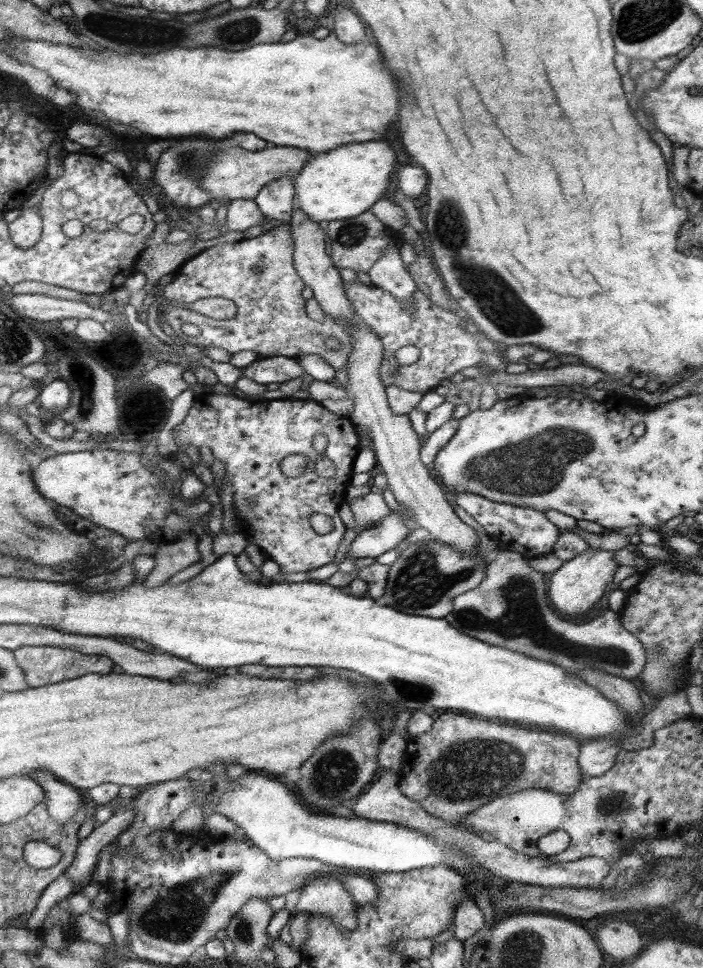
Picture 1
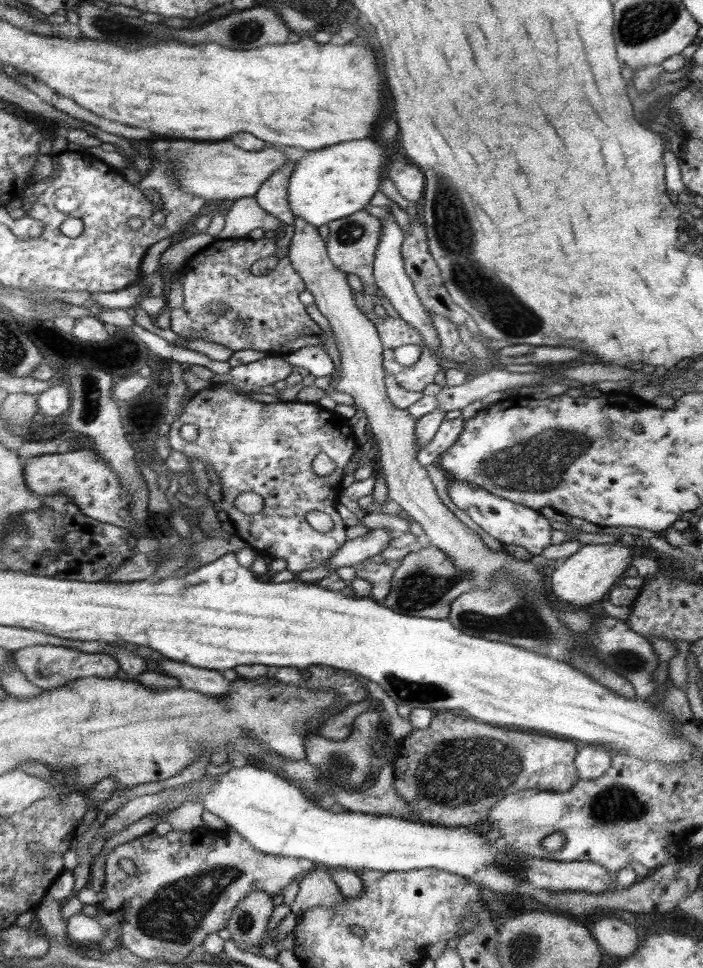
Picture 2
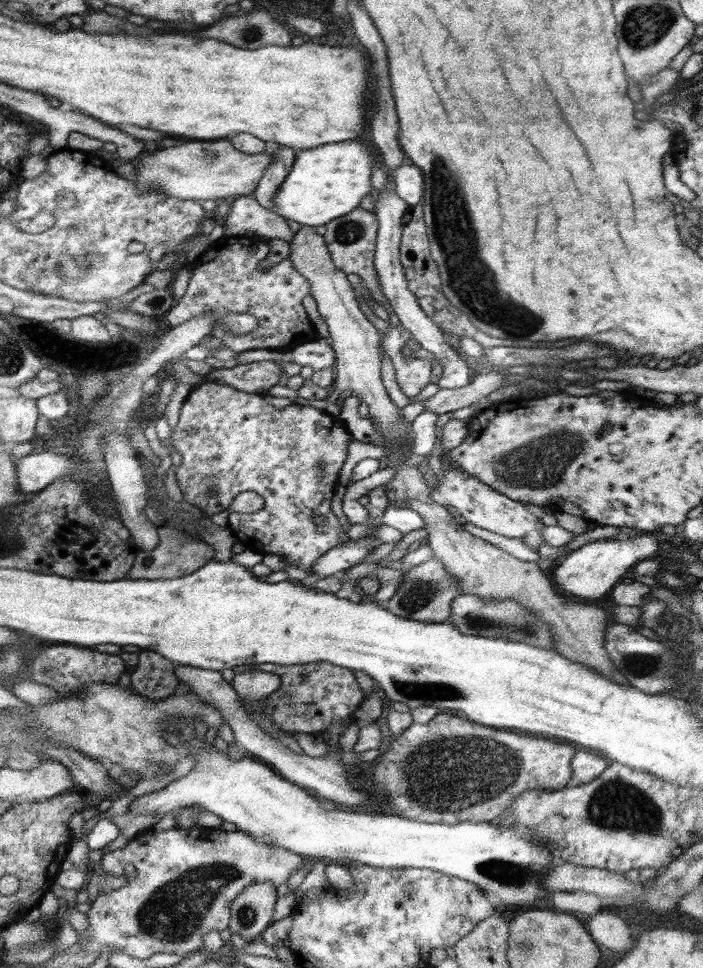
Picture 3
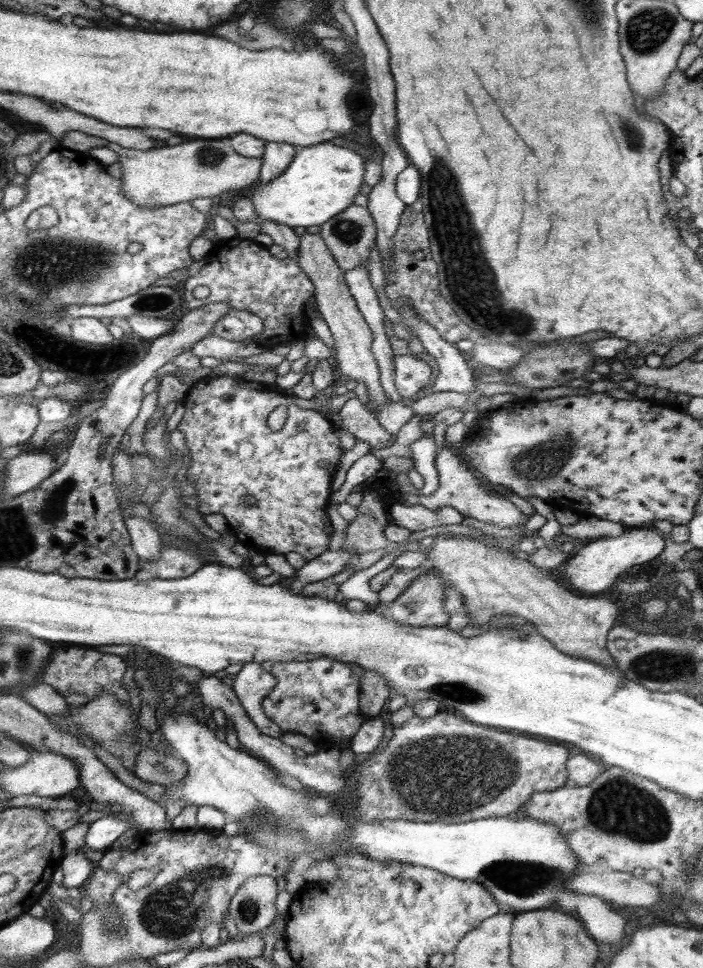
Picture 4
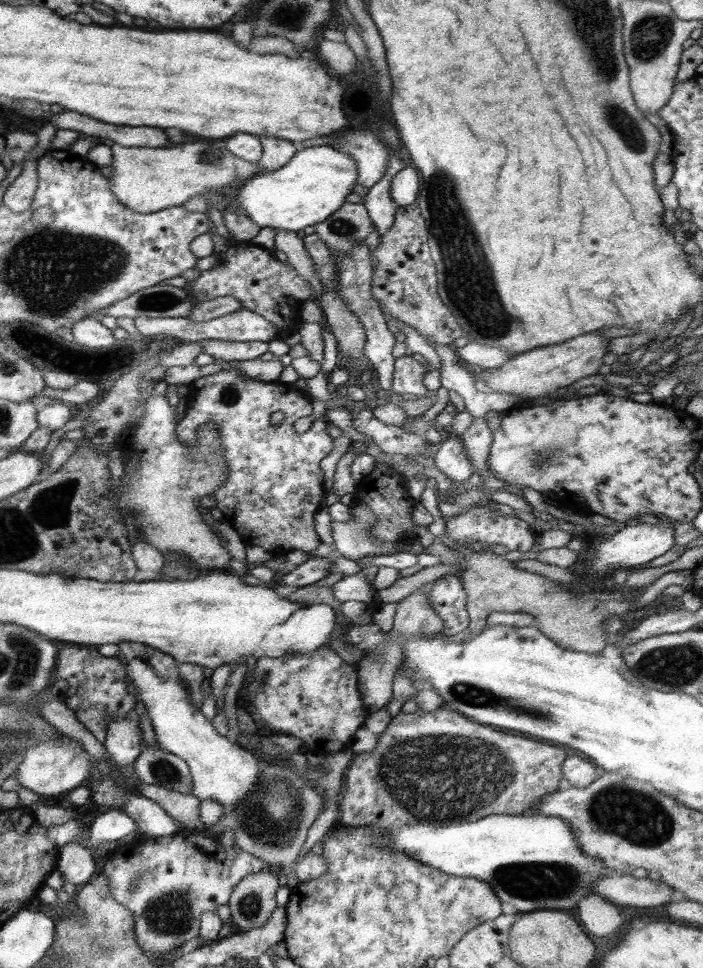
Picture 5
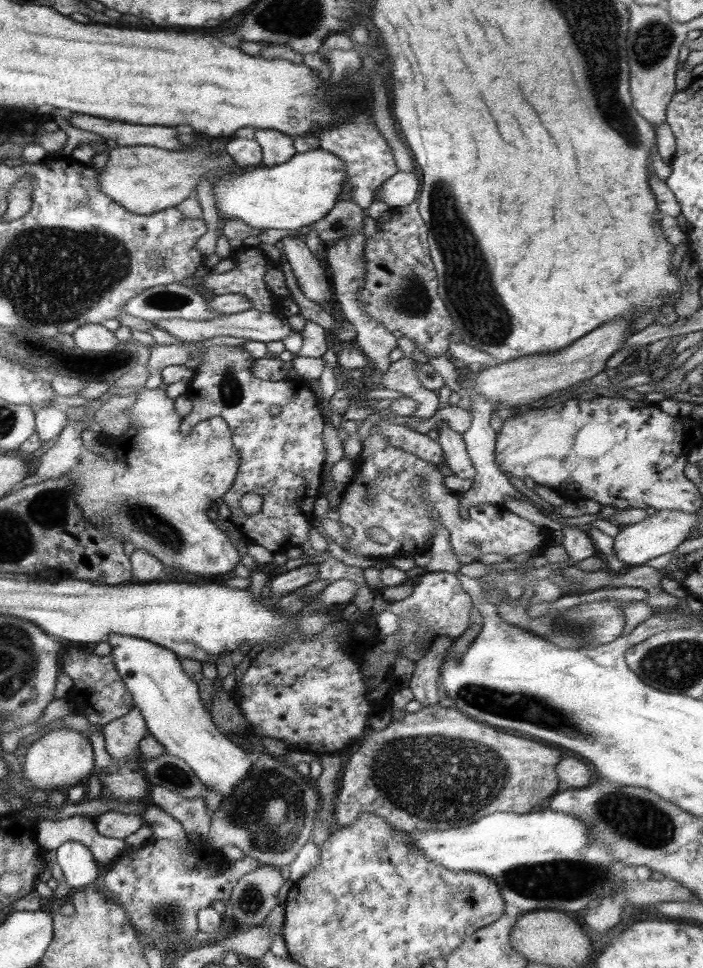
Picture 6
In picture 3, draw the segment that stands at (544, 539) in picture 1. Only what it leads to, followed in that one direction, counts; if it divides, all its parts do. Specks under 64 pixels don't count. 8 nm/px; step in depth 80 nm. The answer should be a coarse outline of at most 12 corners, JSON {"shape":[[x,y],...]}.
{"shape":[[442,456],[431,492],[463,522],[537,550],[541,519]]}

